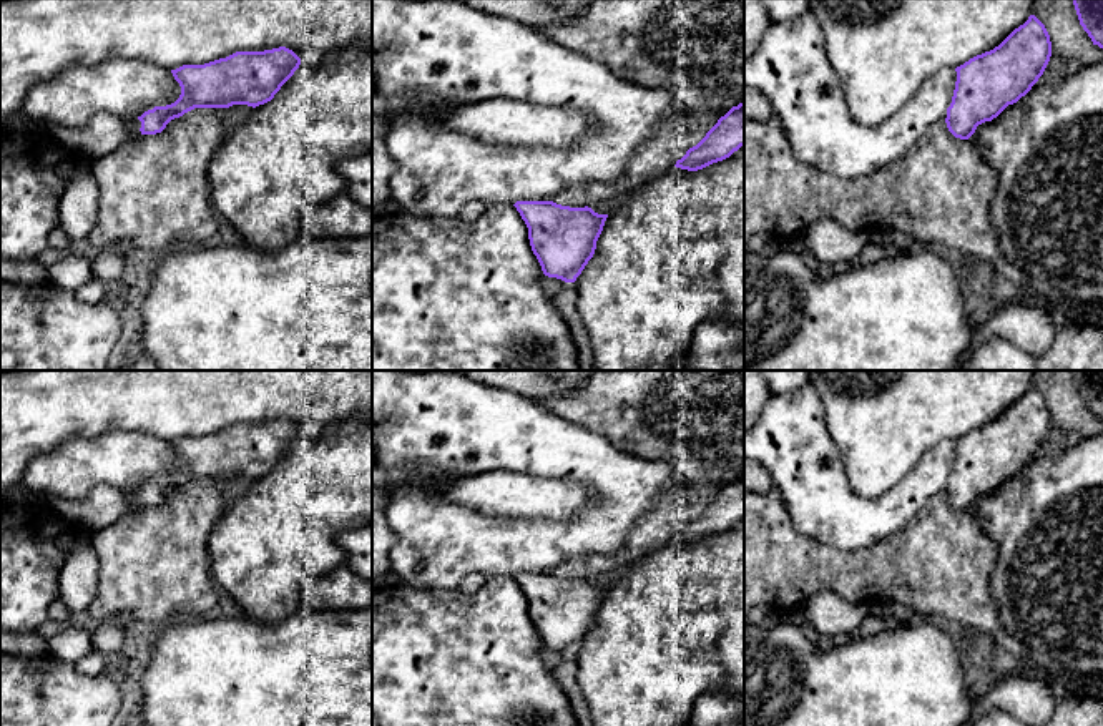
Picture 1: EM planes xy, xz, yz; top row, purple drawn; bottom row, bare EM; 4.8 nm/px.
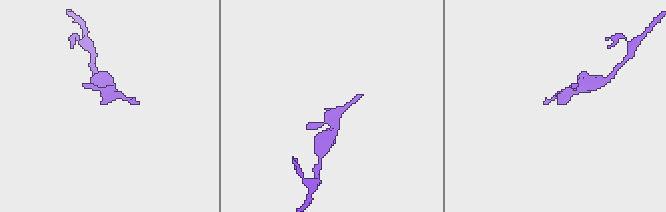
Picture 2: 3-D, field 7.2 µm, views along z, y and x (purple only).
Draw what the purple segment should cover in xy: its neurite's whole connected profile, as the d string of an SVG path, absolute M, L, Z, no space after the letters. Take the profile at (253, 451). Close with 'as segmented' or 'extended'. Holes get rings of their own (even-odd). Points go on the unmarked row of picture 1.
M289 420L264 424L236 424L204 437L183 437L171 442L181 459L179 470L166 478L145 483L133 497L121 490L98 483L78 502L42 497L43 505L68 525L101 530L131 507L156 507L166 497L194 480L229 480L233 477L259 478L274 470L281 459L299 440L301 430Z; extended

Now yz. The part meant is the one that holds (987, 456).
M1030 387L998 419L957 439L952 475L947 480L947 500L968 512L978 497L997 490L1017 475L1043 447L1052 429L1052 414L1045 397Z; as segmented

